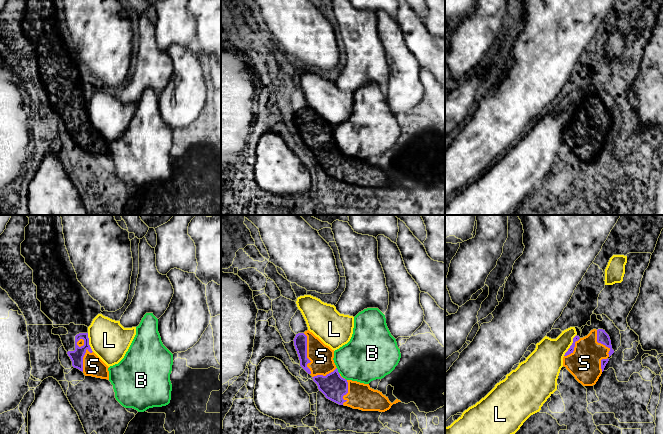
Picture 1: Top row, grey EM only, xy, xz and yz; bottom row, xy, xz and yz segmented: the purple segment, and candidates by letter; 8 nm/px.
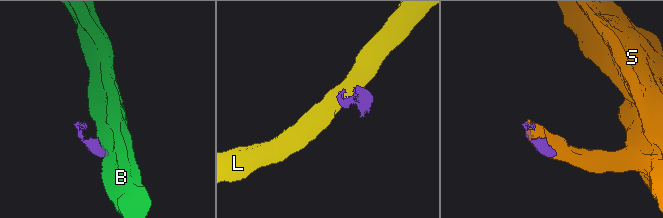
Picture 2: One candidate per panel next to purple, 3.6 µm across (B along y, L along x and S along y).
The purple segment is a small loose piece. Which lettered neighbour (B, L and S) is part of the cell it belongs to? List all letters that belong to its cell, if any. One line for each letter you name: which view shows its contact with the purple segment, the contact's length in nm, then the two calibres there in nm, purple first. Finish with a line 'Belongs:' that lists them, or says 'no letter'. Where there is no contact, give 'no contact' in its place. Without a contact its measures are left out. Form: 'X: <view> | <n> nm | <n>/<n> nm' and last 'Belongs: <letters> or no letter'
S: yz | 340 nm | 100/260 nm
Belongs: S

